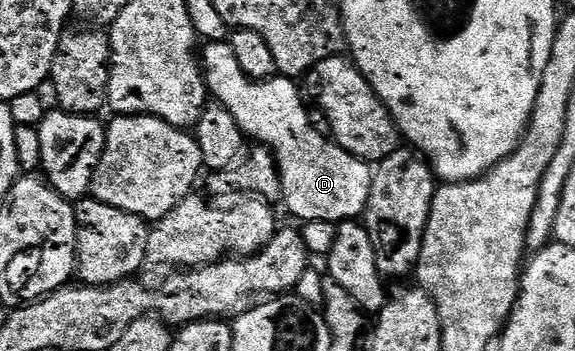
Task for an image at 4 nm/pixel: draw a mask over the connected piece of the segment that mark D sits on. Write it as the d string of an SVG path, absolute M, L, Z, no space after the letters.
M228 40L208 42L200 50L199 57L203 62L205 88L211 94L212 100L227 111L231 111L231 115L235 115L235 123L239 123L241 132L246 138L273 150L281 172L281 199L284 208L289 208L291 216L298 217L298 222L301 223L306 221L340 223L352 221L364 214L373 182L370 162L361 161L346 149L340 149L337 142L324 132L317 133L308 111L305 110L307 102L296 80L278 75L270 77L268 81L252 81L243 71L243 67L239 67L238 61L235 60L235 51L231 51Z

